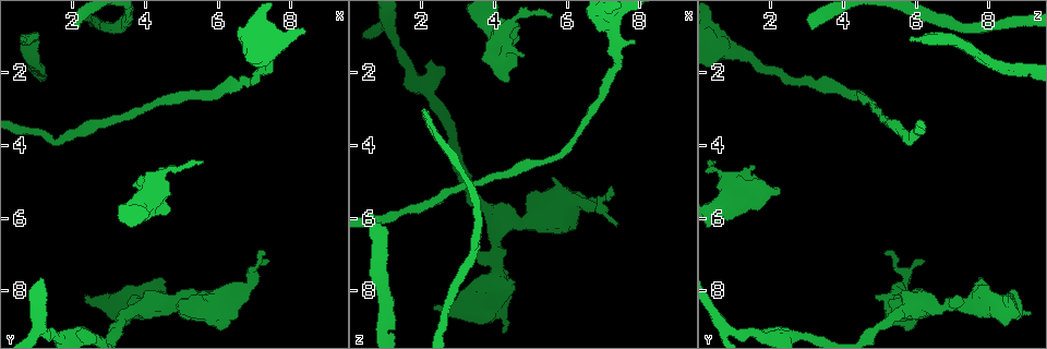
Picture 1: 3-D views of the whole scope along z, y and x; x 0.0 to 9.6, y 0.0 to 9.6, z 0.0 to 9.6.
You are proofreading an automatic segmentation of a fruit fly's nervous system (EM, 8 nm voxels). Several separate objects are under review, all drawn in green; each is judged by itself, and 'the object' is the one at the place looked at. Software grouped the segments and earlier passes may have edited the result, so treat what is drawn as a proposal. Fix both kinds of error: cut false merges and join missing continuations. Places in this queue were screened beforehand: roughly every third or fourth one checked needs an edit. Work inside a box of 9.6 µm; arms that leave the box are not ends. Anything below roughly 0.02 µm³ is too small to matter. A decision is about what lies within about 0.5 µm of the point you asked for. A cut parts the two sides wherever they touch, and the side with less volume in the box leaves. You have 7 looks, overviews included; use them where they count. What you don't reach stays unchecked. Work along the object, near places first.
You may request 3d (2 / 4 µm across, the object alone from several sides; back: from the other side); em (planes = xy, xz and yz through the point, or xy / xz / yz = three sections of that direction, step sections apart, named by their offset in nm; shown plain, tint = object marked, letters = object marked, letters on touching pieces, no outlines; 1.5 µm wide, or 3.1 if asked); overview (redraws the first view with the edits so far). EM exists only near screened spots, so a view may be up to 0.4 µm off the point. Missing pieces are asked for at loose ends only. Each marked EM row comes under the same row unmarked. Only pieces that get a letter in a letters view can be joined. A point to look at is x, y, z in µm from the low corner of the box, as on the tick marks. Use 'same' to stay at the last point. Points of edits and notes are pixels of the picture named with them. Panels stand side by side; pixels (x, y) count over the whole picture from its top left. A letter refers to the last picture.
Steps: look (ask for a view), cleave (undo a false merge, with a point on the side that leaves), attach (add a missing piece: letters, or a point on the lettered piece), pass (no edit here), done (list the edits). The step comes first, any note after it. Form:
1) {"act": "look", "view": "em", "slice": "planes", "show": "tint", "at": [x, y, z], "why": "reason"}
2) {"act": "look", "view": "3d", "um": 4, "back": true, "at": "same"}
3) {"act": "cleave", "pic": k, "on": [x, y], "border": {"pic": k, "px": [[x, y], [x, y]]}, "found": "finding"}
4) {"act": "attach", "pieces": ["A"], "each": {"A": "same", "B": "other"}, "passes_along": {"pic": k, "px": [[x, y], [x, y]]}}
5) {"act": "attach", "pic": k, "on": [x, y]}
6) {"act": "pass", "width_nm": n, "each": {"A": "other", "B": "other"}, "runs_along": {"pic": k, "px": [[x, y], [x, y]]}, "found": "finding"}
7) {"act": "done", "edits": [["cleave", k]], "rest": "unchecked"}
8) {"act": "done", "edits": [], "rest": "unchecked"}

{"act": "look", "view": "em", "slice": "planes", "show": "tint", "at": [2.30, 8.15, 8.50], "why": "branch stops here"}

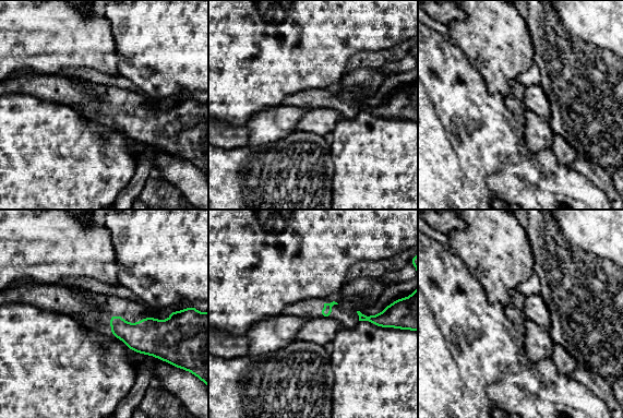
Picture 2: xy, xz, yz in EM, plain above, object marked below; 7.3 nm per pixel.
{"act": "look", "view": "em", "slice": "planes", "show": "letters", "at": "same"}

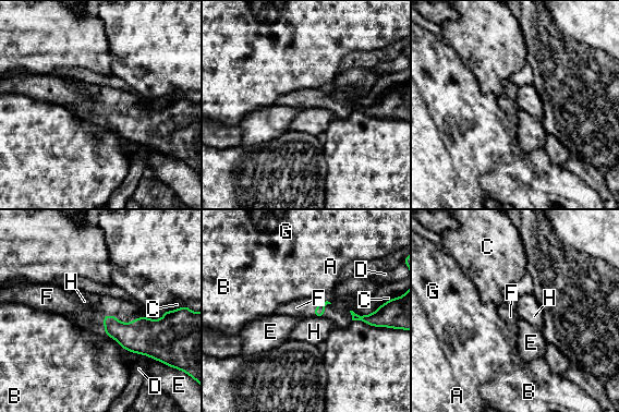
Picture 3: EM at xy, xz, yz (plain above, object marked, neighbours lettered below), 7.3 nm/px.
{"act": "attach", "pieces": ["F"], "longest_contact_nm": ["B", 190], "each": {"A": "other", "B": "other", "C": "other", "D": "other", "E": "other", "F": "same", "G": "other", "H": "other"}, "passes_along": {"pic": 3, "px": [[135, 336], [104, 325], [88, 317]]}, "found": "it goes on there"}

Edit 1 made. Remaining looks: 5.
{"act": "look", "view": "overview", "why": "see it whole again"}

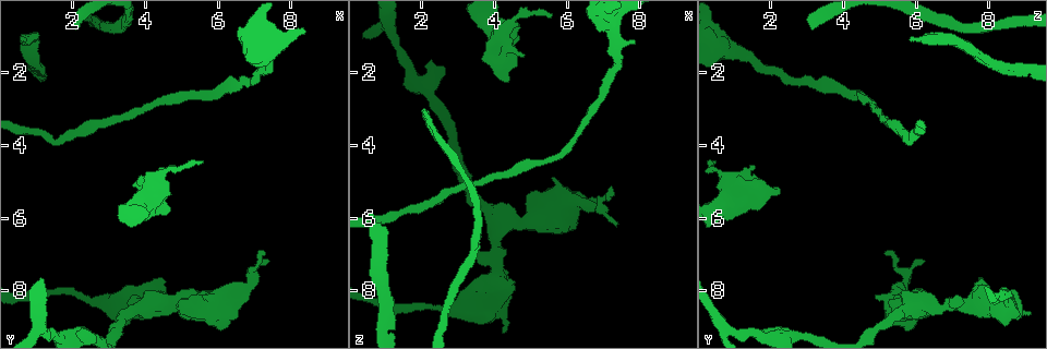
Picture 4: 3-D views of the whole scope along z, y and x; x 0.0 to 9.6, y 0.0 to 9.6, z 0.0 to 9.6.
{"act": "look", "view": "em", "slice": "planes", "show": "tint", "at": [7.35, 1.50, 1.30], "why": "calibre changes"}

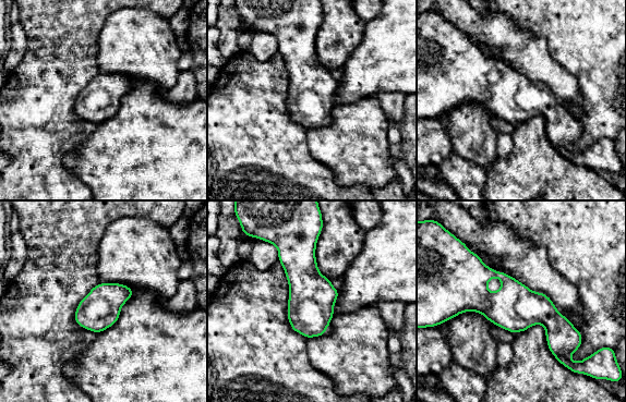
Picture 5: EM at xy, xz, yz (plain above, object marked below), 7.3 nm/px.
{"act": "look", "view": "em", "slice": "planes", "show": "letters", "at": "same", "why": "see the neighbours"}

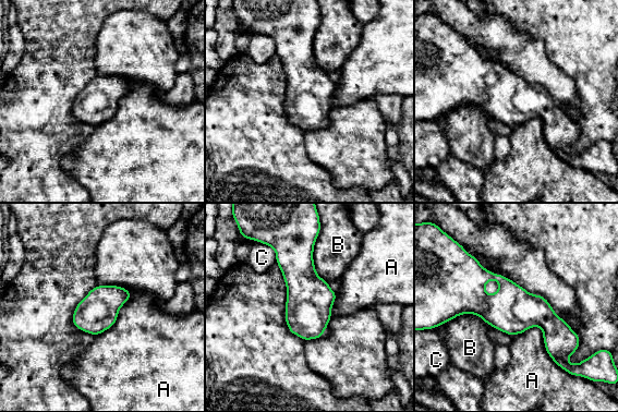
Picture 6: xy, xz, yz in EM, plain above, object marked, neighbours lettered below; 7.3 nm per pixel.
{"act": "pass", "each": {"A": "other", "B": "other", "C": "other"}, "runs_along": {"pic": 6, "px": [[453, 302], [536, 311], [576, 339]]}, "found": "continuous, no second neuron"}

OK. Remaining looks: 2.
{"act": "done", "edits": [["attach", 3]], "rest": "unchecked"}

